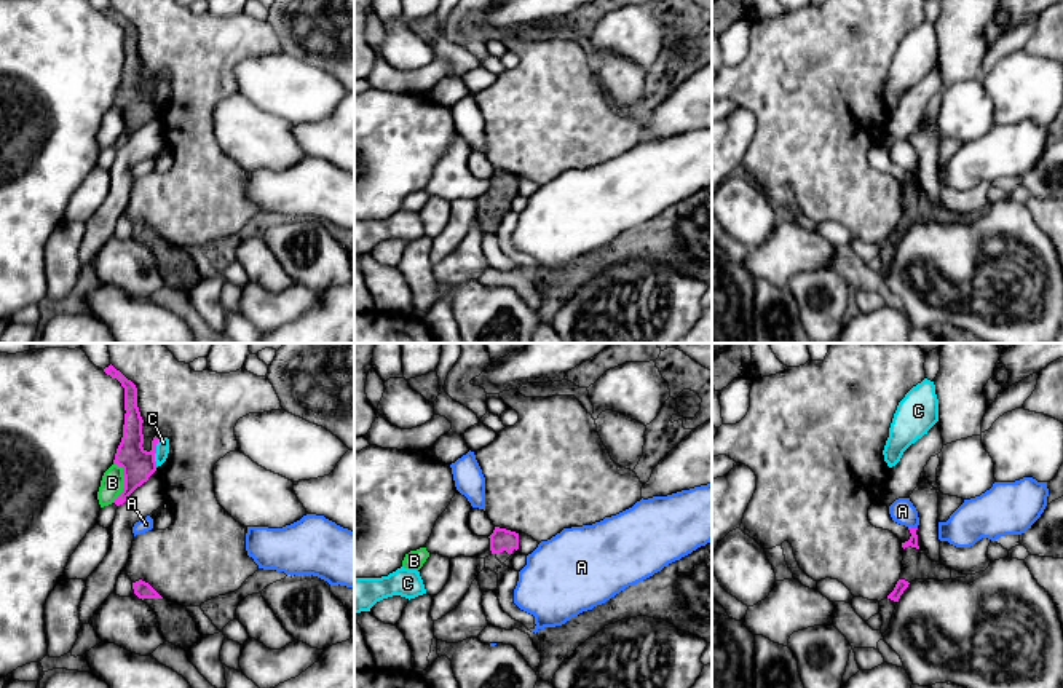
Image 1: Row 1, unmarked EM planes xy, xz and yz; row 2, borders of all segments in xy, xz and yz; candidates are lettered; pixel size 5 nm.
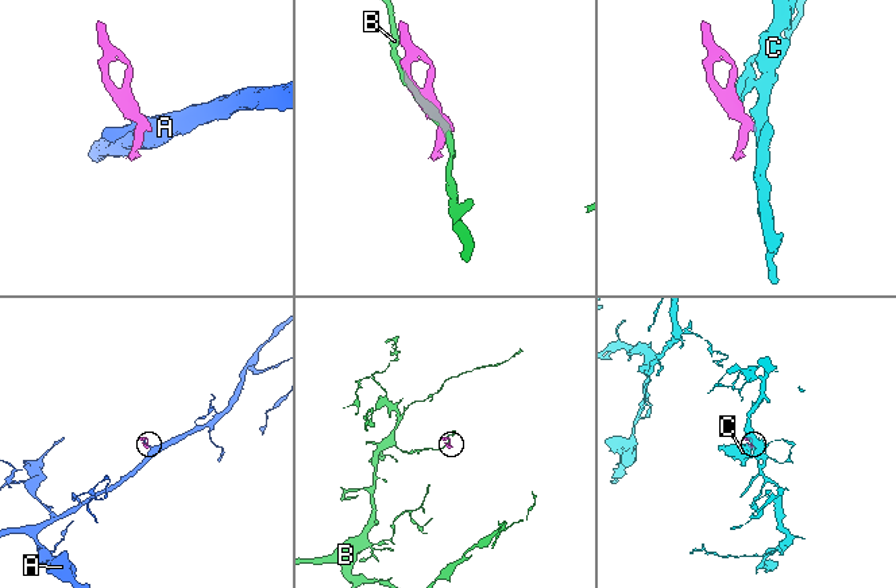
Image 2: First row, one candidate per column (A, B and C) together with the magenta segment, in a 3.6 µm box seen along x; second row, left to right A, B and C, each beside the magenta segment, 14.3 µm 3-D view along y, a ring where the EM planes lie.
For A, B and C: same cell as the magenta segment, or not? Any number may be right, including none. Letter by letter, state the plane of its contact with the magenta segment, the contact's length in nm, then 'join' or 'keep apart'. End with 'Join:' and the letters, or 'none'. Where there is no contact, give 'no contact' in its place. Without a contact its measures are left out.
A: yz | 50 nm | keep apart
B: xy | 200 nm | keep apart
C: xy | 150 nm | keep apart
Join: none

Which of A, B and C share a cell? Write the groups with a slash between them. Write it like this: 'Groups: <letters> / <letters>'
Groups: A / B / C

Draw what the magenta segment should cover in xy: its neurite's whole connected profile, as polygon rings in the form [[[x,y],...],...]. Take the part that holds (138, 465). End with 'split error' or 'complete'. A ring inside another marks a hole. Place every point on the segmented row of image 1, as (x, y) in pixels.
[[[112,364],[104,369],[107,375],[117,378],[124,388],[124,425],[123,425],[123,437],[117,449],[113,465],[123,468],[124,476],[124,488],[115,500],[115,504],[123,504],[128,496],[140,487],[148,477],[156,471],[156,444],[158,437],[155,436],[152,441],[152,450],[147,452],[142,434],[142,417],[137,407],[137,388],[128,380],[120,370],[117,370]]] | complete

